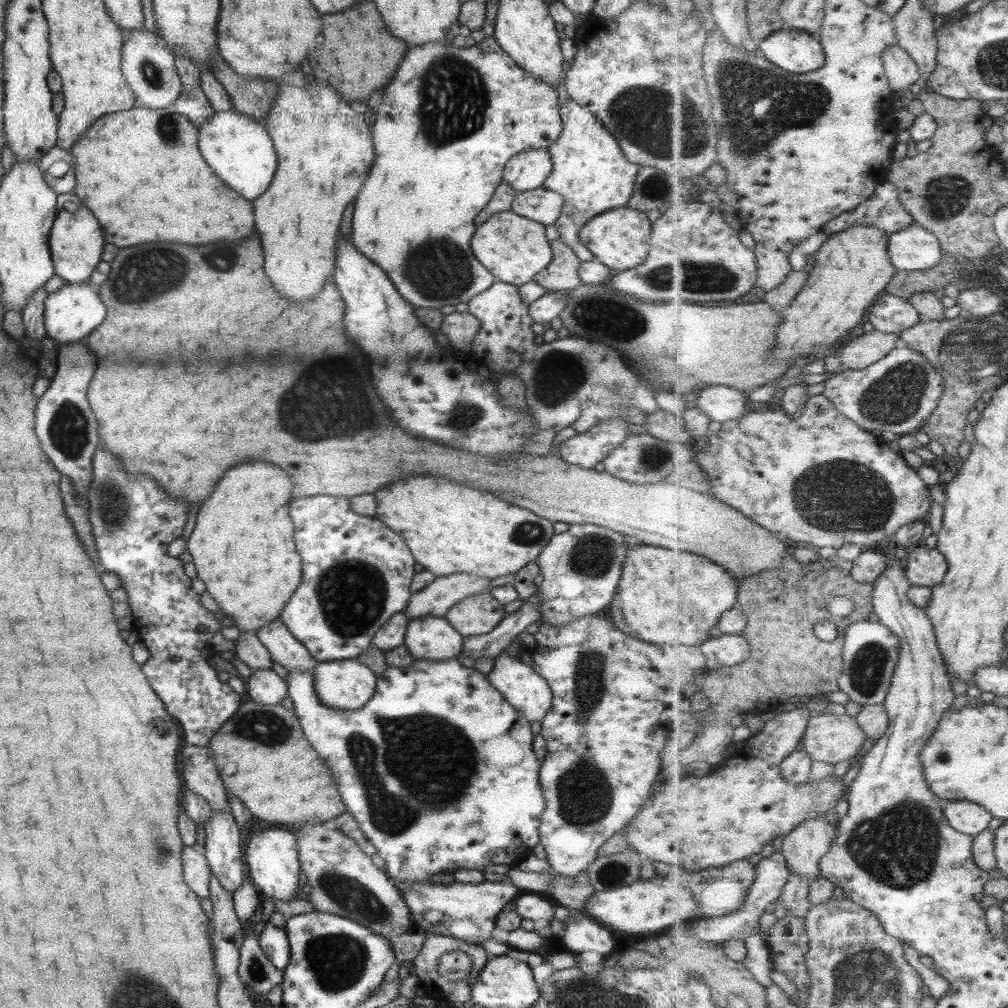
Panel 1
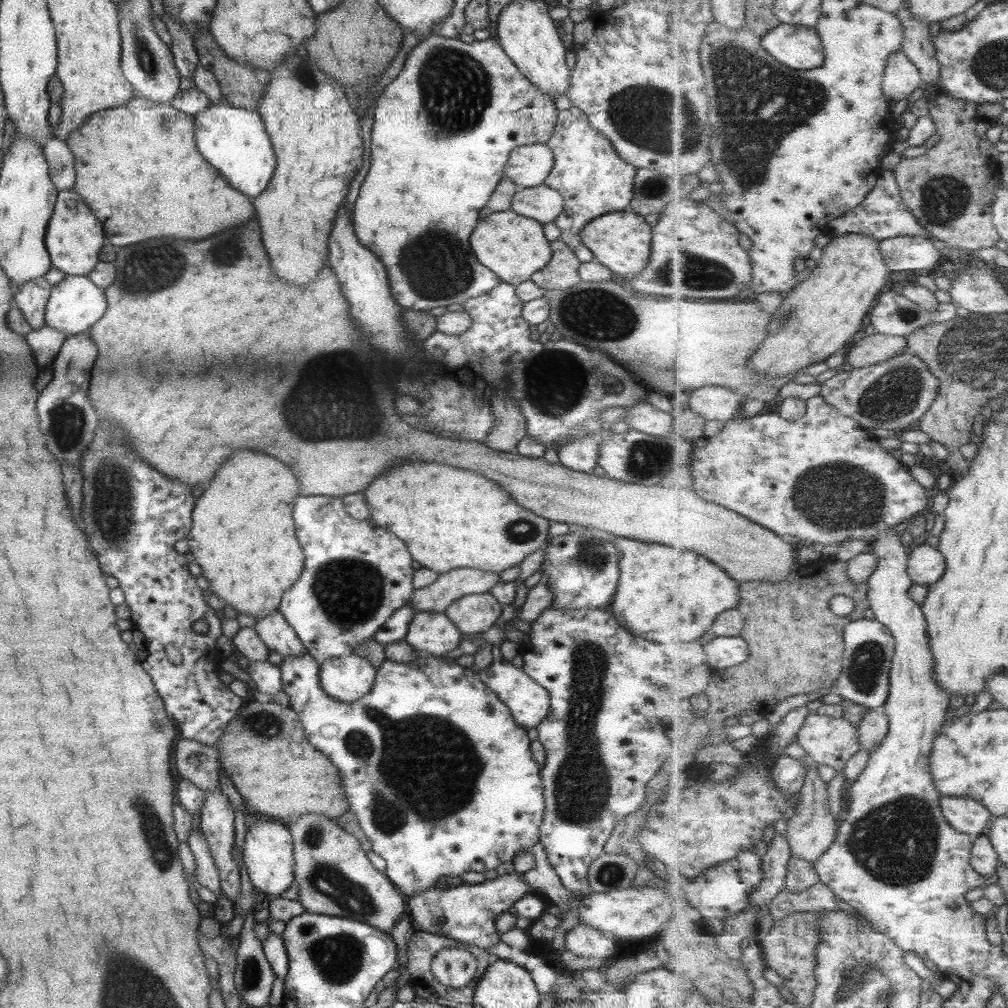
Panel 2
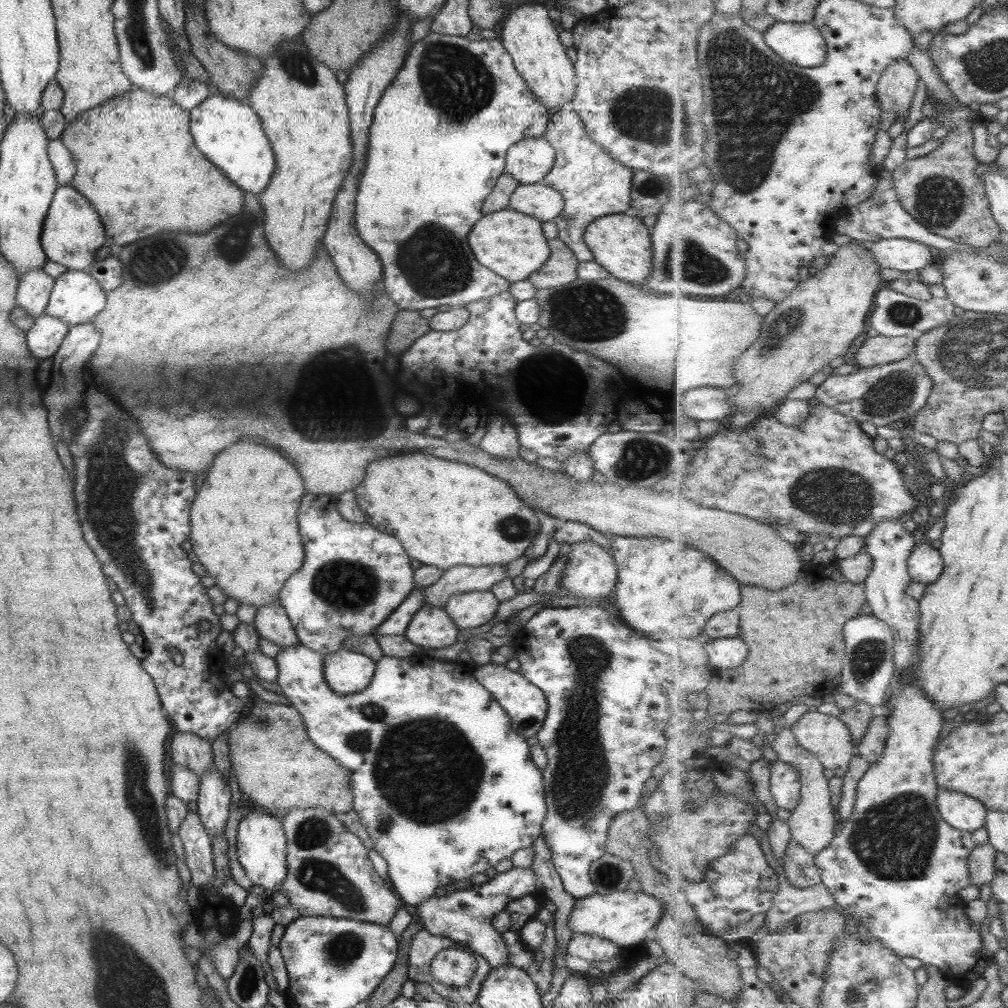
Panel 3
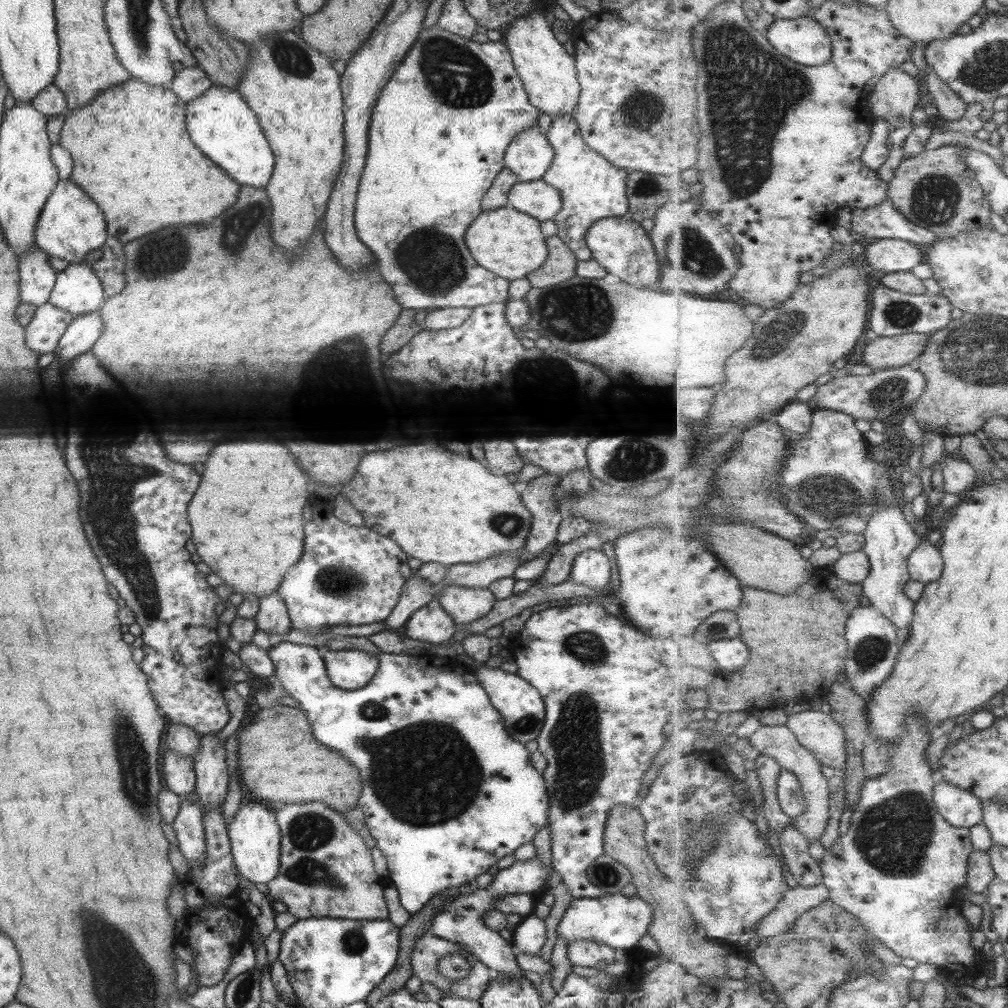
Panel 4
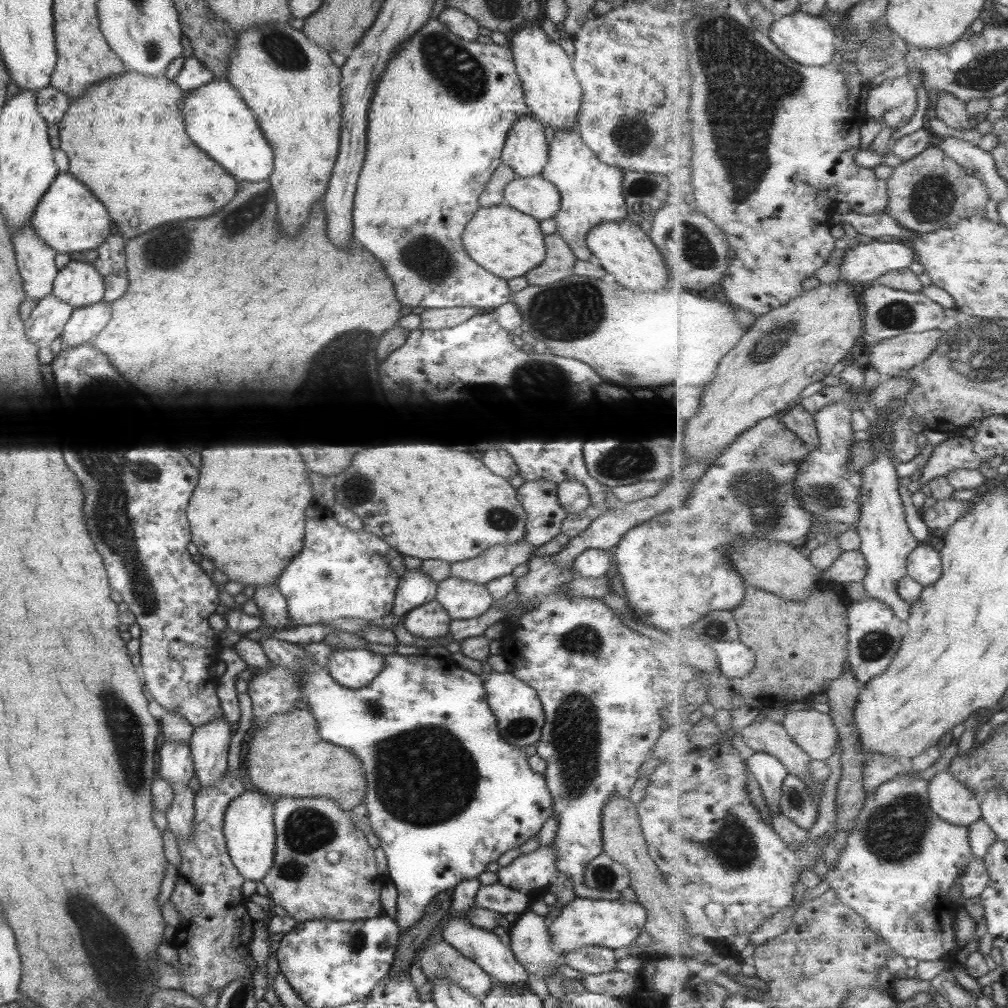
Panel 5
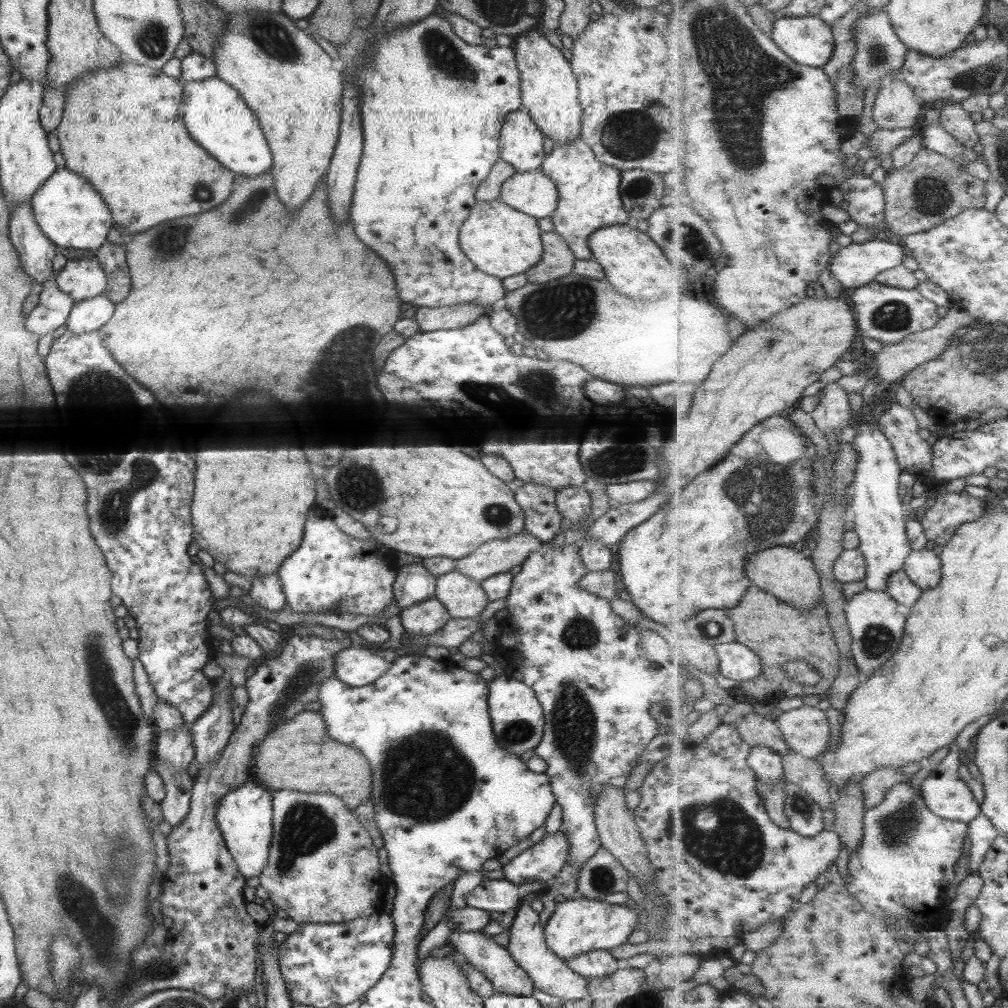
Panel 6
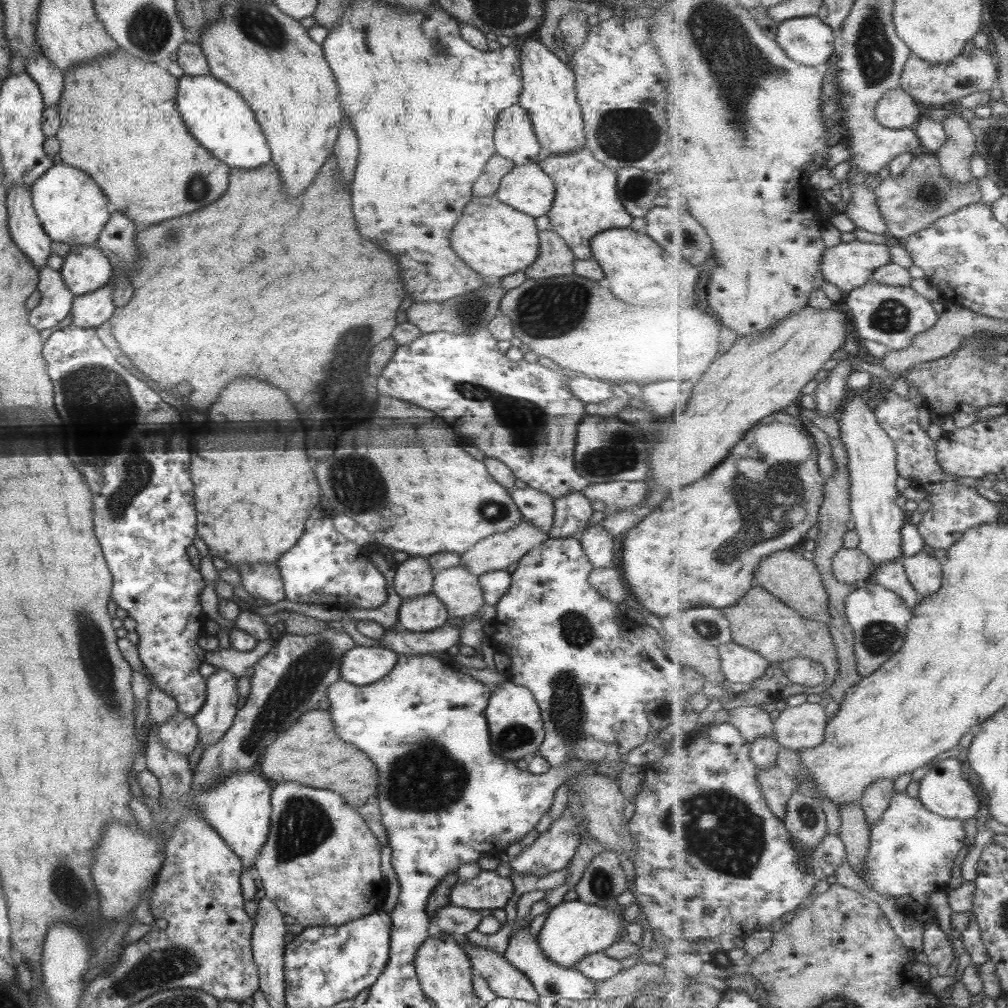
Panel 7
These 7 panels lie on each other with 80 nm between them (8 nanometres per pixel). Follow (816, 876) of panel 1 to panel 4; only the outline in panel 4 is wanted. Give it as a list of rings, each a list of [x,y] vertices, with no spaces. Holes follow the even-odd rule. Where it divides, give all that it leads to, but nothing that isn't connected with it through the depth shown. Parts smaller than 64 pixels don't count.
[[[762,726],[748,737],[752,746],[761,755],[769,755],[776,758],[785,770],[796,774],[801,781],[802,789],[807,801],[805,814],[793,819],[793,823],[808,838],[813,840],[821,838],[827,824],[829,824],[829,782],[827,776],[823,774],[822,762],[806,747],[799,743],[793,731],[784,726]]]

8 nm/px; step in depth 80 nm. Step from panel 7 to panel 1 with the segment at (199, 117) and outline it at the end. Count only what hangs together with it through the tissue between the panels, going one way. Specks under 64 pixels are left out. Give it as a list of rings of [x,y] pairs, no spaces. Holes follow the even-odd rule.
[[[233,110],[213,111],[197,129],[197,148],[219,181],[252,201],[269,186],[277,170],[277,159],[264,126]]]

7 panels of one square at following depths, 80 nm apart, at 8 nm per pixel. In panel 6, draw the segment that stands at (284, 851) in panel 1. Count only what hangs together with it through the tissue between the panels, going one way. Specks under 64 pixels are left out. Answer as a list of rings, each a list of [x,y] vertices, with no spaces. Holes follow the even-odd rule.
[[[255,780],[245,781],[222,794],[214,806],[214,819],[226,849],[245,879],[257,876],[267,862],[272,833],[272,796],[267,790]]]

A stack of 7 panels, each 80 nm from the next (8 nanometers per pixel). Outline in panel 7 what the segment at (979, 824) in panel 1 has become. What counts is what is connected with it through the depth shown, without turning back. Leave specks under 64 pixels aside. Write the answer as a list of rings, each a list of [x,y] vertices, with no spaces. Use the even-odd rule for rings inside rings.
[[[957,757],[945,758],[934,762],[931,768],[918,781],[917,798],[927,810],[935,811],[935,814],[945,818],[956,818],[960,821],[977,816],[979,812],[979,792],[963,778],[961,762]]]

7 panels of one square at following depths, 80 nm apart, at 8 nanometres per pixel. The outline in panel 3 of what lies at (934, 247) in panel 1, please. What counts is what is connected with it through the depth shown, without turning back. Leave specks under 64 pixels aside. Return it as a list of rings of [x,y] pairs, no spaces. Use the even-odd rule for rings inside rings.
[[[907,238],[868,241],[867,247],[887,272],[892,268],[901,272],[913,272],[937,262],[938,251]]]

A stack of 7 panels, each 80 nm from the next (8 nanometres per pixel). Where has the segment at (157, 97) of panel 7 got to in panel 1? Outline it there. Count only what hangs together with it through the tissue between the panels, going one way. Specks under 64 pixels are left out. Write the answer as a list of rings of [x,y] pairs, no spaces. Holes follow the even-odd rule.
[[[167,106],[163,110],[149,110],[143,107],[133,107],[131,110],[123,110],[115,112],[115,114],[105,114],[101,118],[95,120],[85,134],[81,134],[77,138],[77,142],[73,142],[70,146],[70,153],[73,155],[71,171],[74,173],[74,190],[73,193],[83,201],[83,204],[92,212],[92,215],[98,220],[100,229],[102,230],[105,243],[113,244],[113,246],[133,246],[139,242],[155,242],[155,240],[169,240],[169,242],[181,242],[181,244],[209,244],[209,242],[217,242],[217,240],[239,240],[243,236],[247,236],[253,228],[254,216],[252,201],[245,200],[239,193],[225,186],[223,182],[216,178],[211,168],[203,160],[201,153],[197,148],[197,129],[190,124],[189,120],[181,114],[177,114],[173,110],[173,106]]]

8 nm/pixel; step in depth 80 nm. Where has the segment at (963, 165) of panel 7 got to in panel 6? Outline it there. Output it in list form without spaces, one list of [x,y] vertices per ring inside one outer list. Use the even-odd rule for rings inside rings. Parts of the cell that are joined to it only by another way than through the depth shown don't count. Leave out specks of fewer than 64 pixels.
[[[947,101],[941,108],[940,124],[967,149],[972,149],[975,144],[980,143],[975,122],[959,101]]]

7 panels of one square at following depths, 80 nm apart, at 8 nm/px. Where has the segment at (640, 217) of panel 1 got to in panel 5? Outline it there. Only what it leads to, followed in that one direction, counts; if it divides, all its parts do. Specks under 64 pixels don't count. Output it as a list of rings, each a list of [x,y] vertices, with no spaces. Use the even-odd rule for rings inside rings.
[[[629,221],[601,222],[586,234],[585,246],[592,260],[603,267],[623,288],[637,292],[668,290],[668,270],[645,227]]]

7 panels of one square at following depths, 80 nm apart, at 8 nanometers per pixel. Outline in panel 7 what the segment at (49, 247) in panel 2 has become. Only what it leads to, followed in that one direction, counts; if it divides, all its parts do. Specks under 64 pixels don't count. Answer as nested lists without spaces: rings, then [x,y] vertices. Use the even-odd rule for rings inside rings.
[[[62,161],[56,162],[41,174],[41,178],[33,181],[29,189],[33,210],[50,241],[69,246],[91,246],[97,242],[98,232],[107,222],[111,205],[87,174]]]

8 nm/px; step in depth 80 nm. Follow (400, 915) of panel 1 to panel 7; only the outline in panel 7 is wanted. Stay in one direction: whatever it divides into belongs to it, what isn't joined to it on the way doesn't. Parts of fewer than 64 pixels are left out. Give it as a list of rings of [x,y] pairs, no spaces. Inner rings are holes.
[[[280,782],[273,785],[270,789],[270,815],[269,830],[267,831],[263,844],[258,848],[253,862],[252,870],[255,876],[259,876],[261,888],[263,888],[264,897],[270,900],[281,914],[295,918],[295,922],[303,927],[307,926],[339,926],[343,923],[351,922],[357,918],[361,918],[367,914],[371,914],[377,908],[379,900],[381,900],[381,892],[385,888],[385,881],[379,871],[379,848],[380,844],[372,835],[365,821],[359,816],[356,808],[351,808],[343,802],[340,794],[329,792],[329,790],[309,788],[309,786],[299,786],[295,782]]]

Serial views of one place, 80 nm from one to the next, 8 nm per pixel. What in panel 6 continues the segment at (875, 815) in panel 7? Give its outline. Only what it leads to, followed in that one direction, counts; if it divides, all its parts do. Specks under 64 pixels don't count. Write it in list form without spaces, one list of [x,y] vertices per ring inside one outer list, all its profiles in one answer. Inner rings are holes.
[[[878,768],[861,780],[866,808],[879,806],[885,800],[885,795],[895,786],[905,784],[907,776],[899,768]]]

